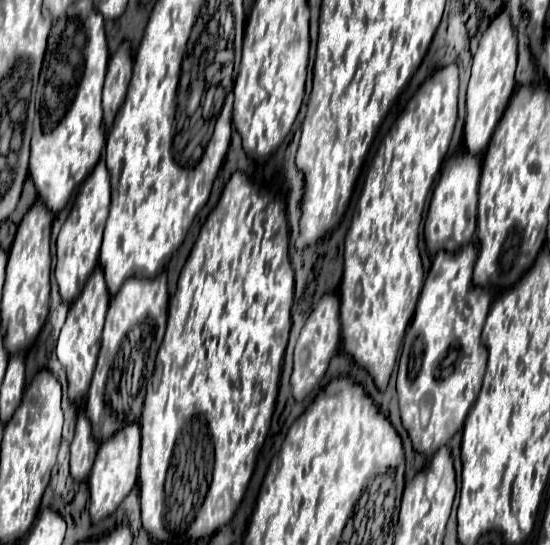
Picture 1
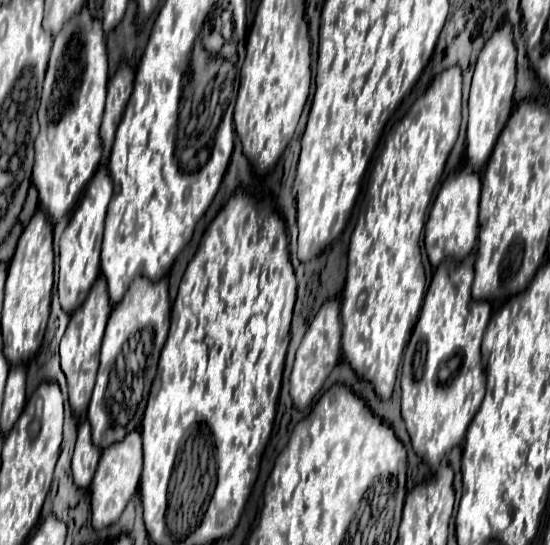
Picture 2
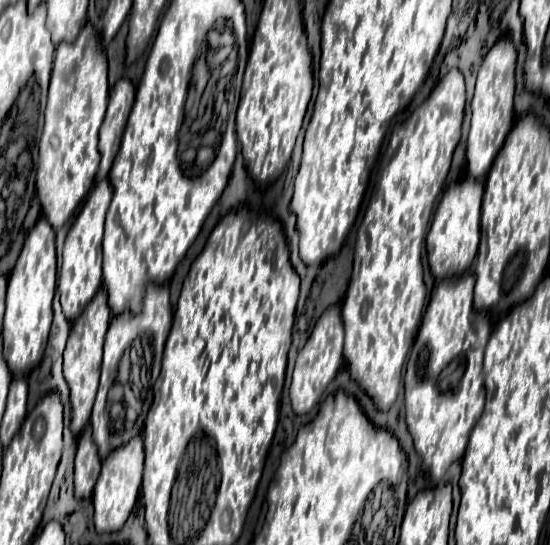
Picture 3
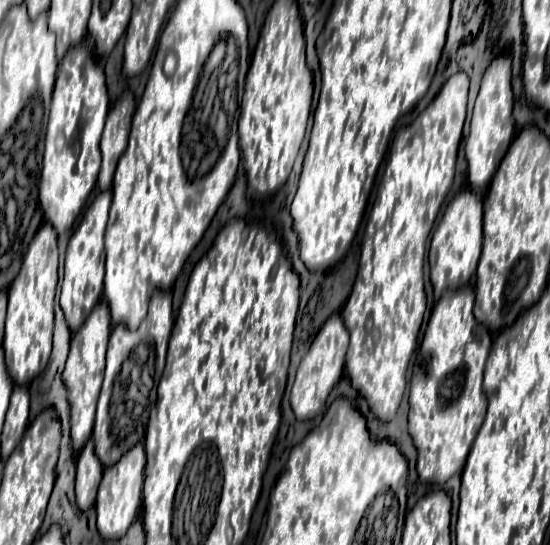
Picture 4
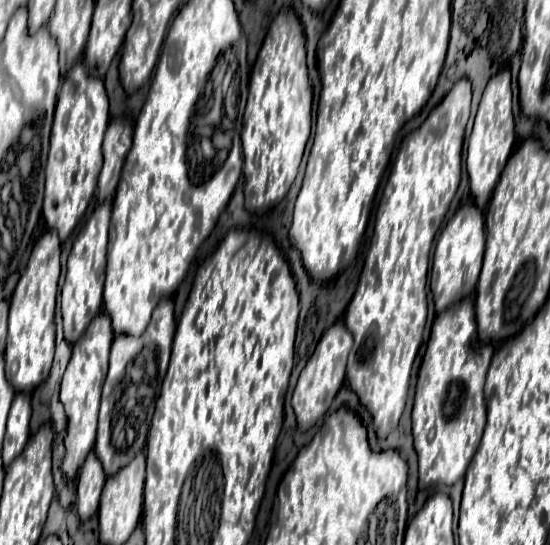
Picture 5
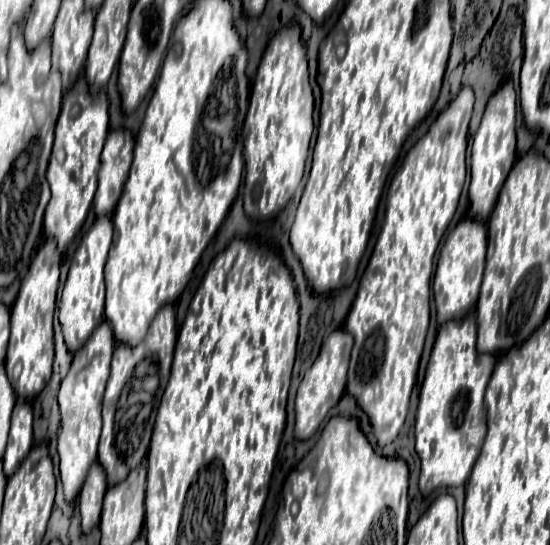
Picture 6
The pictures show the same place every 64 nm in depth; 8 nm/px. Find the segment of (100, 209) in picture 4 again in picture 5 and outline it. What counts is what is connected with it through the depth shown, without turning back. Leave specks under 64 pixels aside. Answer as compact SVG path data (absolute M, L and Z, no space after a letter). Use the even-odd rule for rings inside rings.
M110 202L100 204L86 226L74 240L70 258L68 258L68 272L66 282L60 292L60 310L64 320L64 338L68 344L80 340L86 332L88 324L100 314L102 310L102 290L104 290L104 270L106 270L106 248L108 248L108 228L110 228Z

